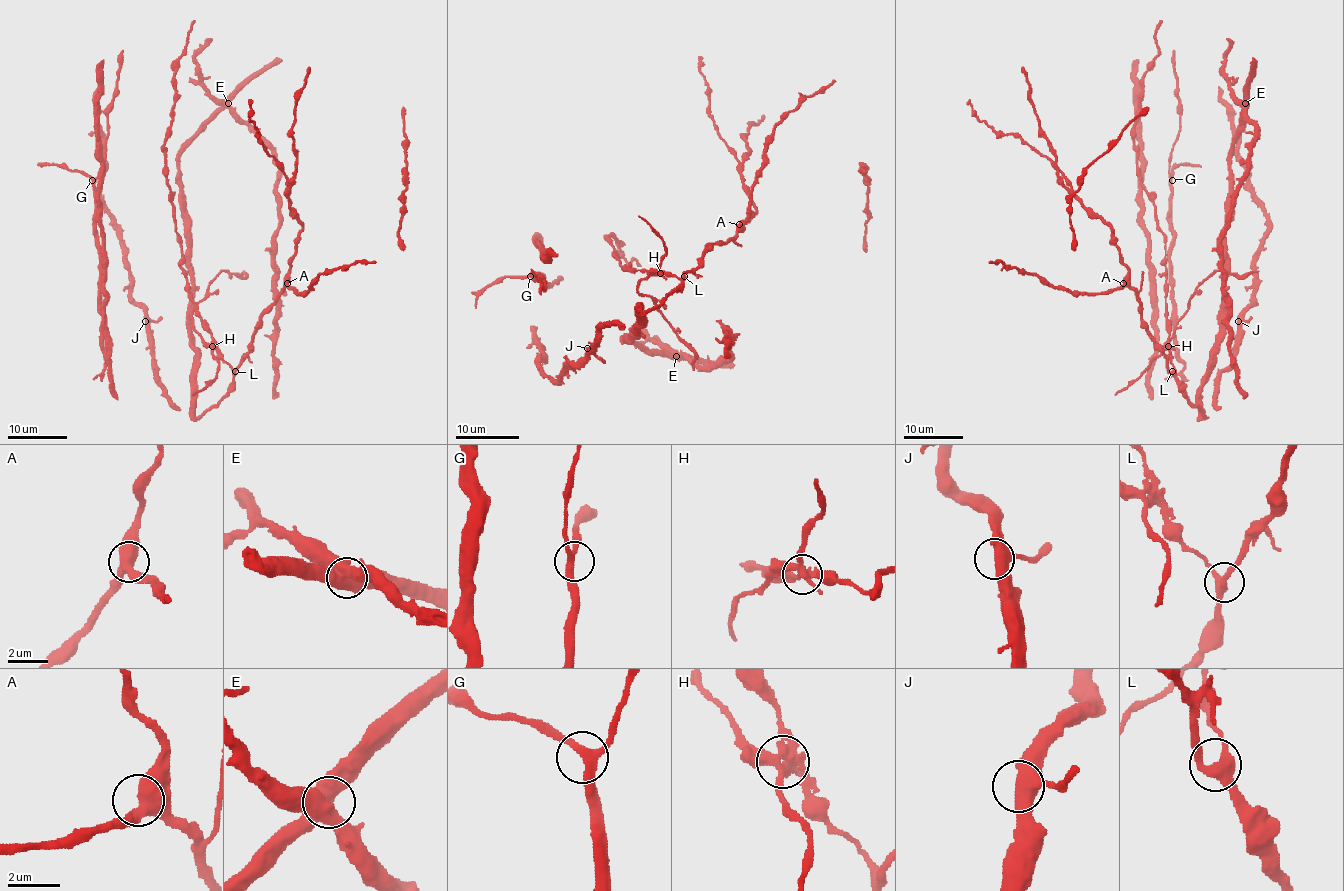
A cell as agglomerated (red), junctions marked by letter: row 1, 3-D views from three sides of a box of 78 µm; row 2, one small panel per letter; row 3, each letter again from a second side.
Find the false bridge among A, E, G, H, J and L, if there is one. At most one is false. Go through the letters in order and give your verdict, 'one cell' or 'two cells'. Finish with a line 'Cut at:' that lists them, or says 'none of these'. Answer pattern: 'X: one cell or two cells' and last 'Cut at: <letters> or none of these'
A: one cell
E: one cell
G: one cell
H: two cells
J: one cell
L: one cell
Cut at: H

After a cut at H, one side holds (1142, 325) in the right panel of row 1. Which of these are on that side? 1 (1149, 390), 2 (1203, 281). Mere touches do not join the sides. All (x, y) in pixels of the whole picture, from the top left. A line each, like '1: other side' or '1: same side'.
1: same side
2: other side

